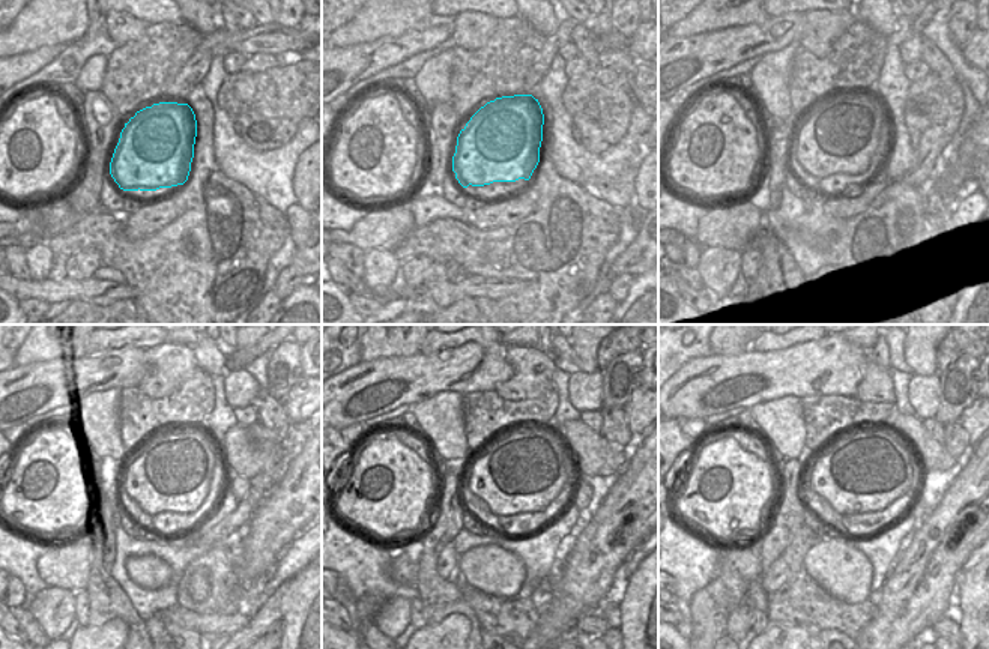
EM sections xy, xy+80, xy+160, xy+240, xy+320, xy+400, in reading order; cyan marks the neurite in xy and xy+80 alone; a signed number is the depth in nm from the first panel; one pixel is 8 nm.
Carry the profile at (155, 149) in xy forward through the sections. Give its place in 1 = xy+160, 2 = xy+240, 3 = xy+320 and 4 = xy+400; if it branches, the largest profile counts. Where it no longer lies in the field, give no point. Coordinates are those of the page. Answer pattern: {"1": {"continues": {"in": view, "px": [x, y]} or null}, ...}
{"1": {"continues": {"in": "xy+160", "px": [845, 134]}}, "2": {"continues": {"in": "xy+240", "px": [172, 472]}}, "3": {"continues": {"in": "xy+320", "px": [523, 470]}}, "4": {"continues": {"in": "xy+400", "px": [868, 469]}}}

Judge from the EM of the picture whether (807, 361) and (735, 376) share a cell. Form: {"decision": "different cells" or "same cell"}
{"decision": "same cell"}

